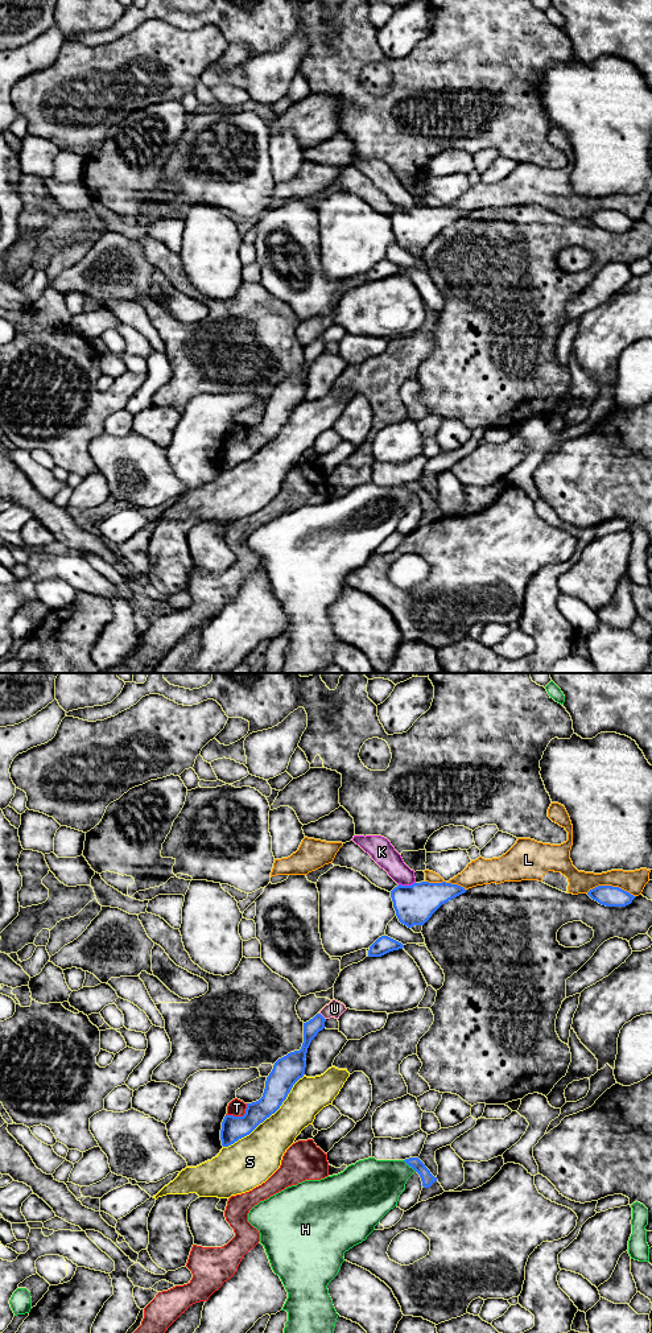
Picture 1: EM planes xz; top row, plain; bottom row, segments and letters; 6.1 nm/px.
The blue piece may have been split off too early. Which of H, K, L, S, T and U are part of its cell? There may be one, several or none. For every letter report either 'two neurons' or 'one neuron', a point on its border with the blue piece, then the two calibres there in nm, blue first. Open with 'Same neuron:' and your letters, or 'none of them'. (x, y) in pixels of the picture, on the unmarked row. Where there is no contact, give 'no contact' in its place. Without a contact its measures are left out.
Same neuron: none of them
H: two neurons; contact xz (409, 490); calibres 80 and 320 nm
K: two neurons; contact xz (407, 210); calibres 240 and 150 nm
L: two neurons; contact xz (611, 210); calibres 130 and 140 nm
S: two neurons; contact xz (267, 441); calibres 160 and 280 nm
T: two neurons; contact xz (239, 441); calibres 140 and 110 nm
U: two neurons; contact xz (322, 341); calibres 100 and 100 nm

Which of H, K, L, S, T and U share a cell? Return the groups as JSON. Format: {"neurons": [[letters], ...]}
{"neurons": [["H"], ["K"], ["L"], ["S"], ["T"], ["U"]]}

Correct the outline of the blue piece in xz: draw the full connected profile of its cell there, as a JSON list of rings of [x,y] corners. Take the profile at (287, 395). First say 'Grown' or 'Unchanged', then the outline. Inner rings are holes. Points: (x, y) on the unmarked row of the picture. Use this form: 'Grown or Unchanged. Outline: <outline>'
Unchanged. Outline: [[[317,338],[313,343],[304,347],[301,374],[290,376],[275,387],[272,396],[267,401],[263,421],[256,426],[247,428],[243,441],[224,441],[220,454],[223,471],[228,471],[249,459],[260,447],[280,433],[293,409],[304,401],[308,372],[317,358],[325,352],[325,346],[326,343]]]

